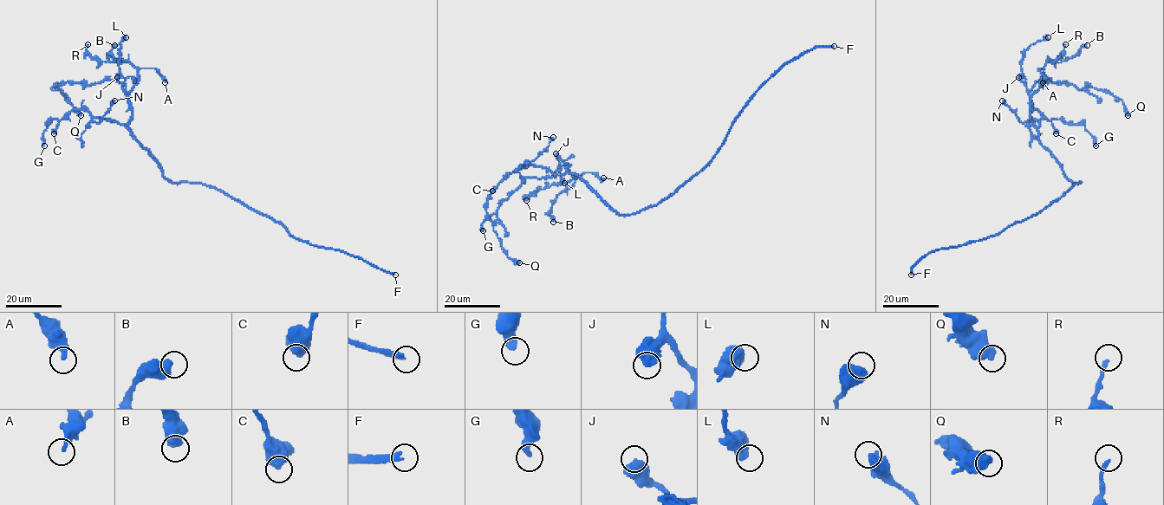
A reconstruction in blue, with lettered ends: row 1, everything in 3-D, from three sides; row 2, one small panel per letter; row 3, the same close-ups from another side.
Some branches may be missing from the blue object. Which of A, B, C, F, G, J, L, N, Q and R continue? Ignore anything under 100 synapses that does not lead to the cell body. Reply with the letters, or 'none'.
F

